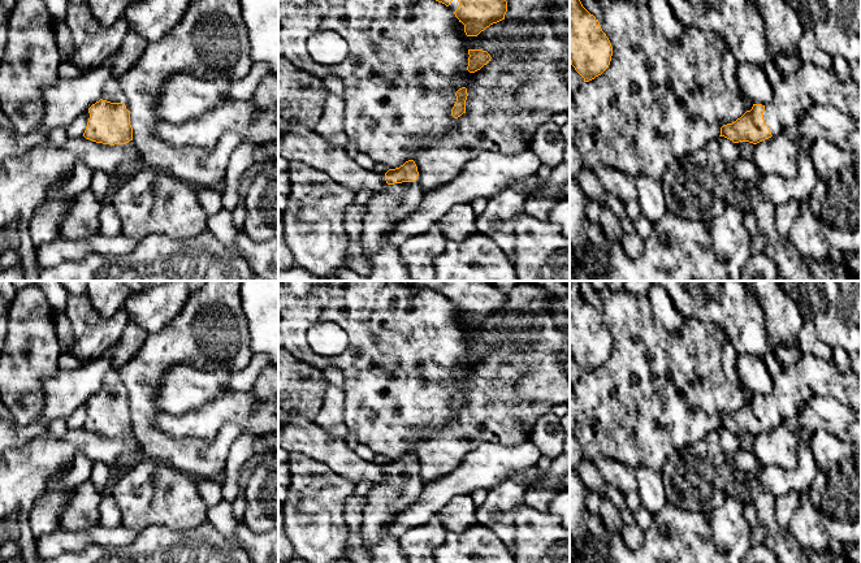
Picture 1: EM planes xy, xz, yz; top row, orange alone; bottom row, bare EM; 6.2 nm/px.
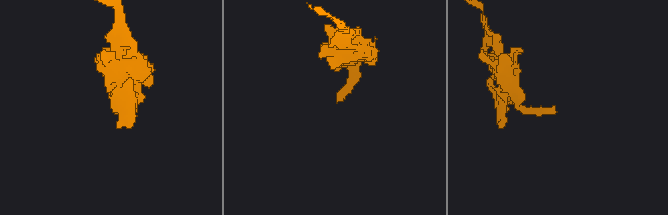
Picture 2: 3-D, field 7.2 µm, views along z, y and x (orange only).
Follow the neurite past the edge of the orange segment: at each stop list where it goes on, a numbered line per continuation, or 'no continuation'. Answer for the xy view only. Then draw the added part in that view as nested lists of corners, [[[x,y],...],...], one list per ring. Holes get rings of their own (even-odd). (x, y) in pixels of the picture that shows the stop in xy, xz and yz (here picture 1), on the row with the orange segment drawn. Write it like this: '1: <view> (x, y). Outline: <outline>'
1: xy (112, 91). Outline: [[[112,78],[105,83],[100,99],[111,103],[124,103],[126,109],[130,111],[127,98],[125,96],[117,78]]]

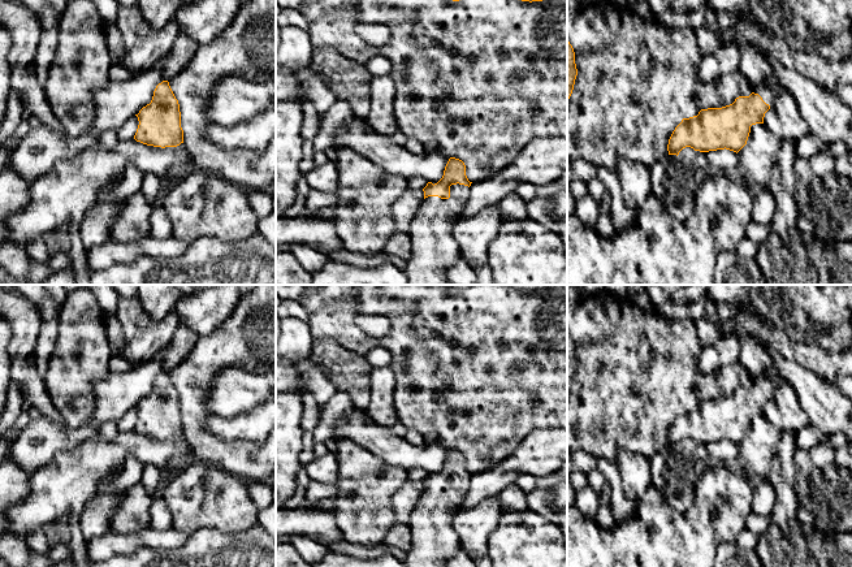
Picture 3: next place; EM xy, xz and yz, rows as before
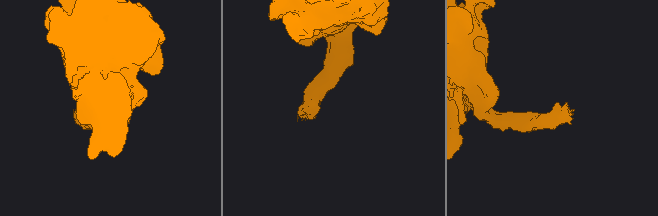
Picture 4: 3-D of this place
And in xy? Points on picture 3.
no continuation

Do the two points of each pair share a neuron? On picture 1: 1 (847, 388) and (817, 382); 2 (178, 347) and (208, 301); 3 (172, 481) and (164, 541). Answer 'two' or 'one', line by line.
1: one
2: one
3: two

